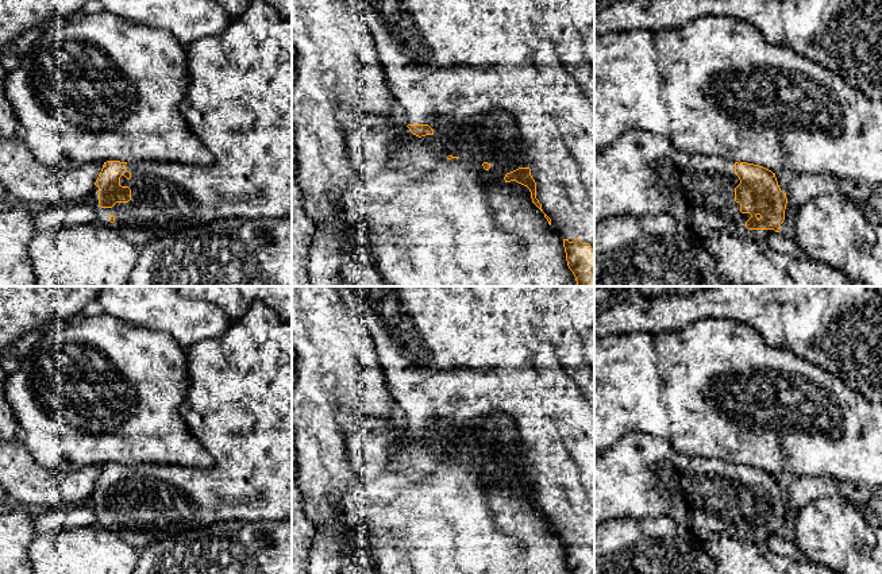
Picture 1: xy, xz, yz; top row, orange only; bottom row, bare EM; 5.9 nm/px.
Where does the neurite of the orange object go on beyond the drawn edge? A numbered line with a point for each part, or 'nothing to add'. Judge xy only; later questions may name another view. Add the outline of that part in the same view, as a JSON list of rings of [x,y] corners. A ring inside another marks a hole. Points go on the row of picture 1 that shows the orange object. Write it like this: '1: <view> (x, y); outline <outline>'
1: xy (238, 101); outline [[[254,0],[247,9],[234,18],[230,27],[220,35],[201,38],[186,47],[188,77],[189,85],[184,99],[180,103],[180,111],[192,131],[201,139],[215,157],[215,162],[209,166],[188,166],[181,162],[159,162],[159,161],[140,161],[126,165],[131,173],[131,178],[120,177],[120,185],[131,189],[131,200],[128,203],[116,203],[112,208],[101,208],[99,205],[99,188],[92,189],[92,205],[97,215],[97,221],[105,228],[111,228],[131,242],[138,249],[174,234],[177,231],[207,224],[217,219],[257,219],[257,217],[292,217],[292,16],[280,14],[276,8]]]

